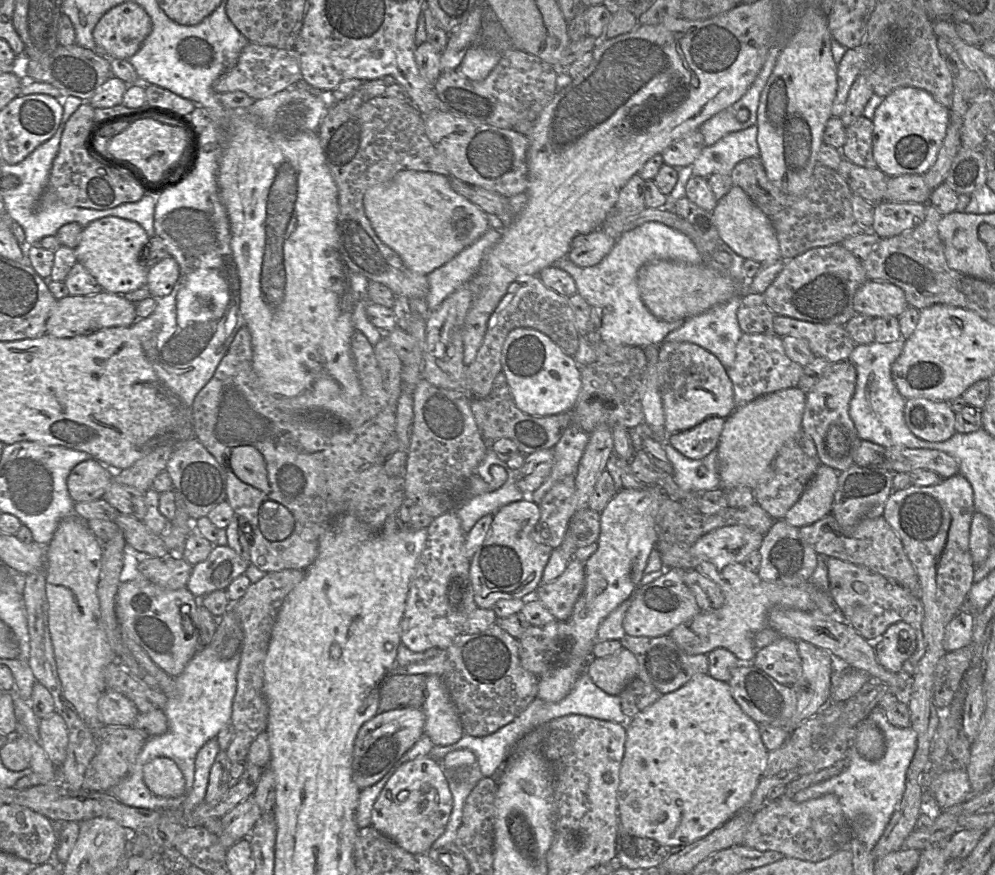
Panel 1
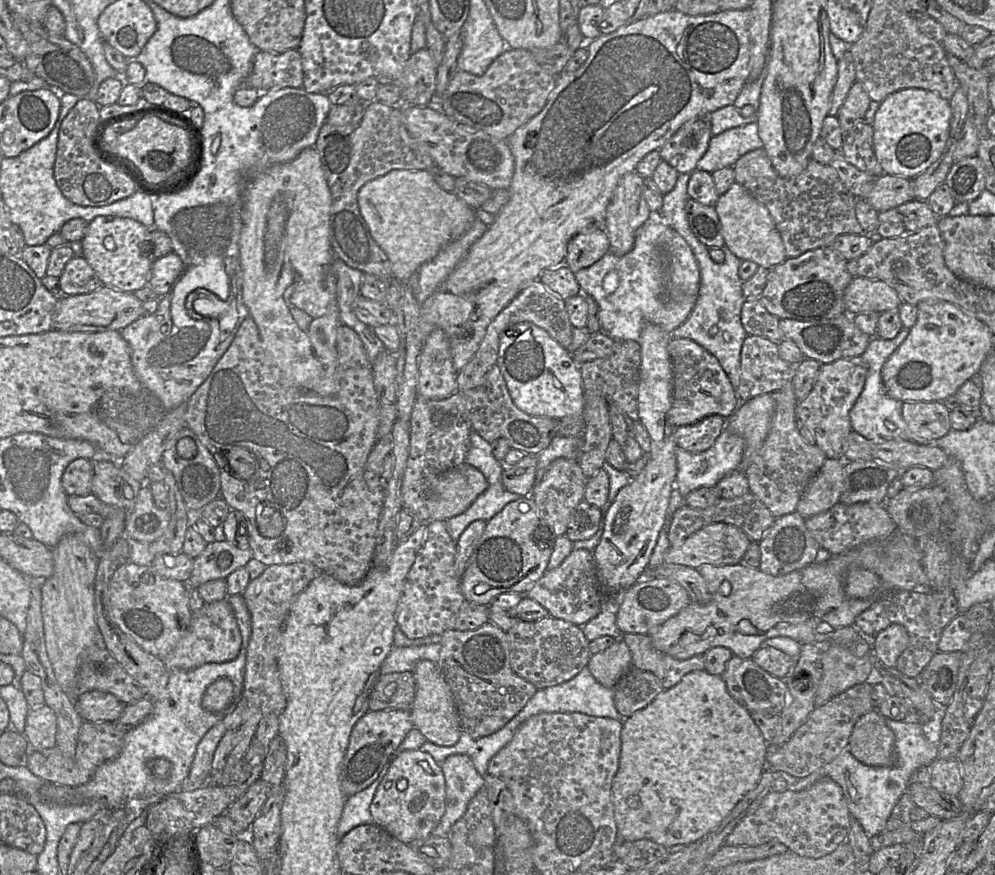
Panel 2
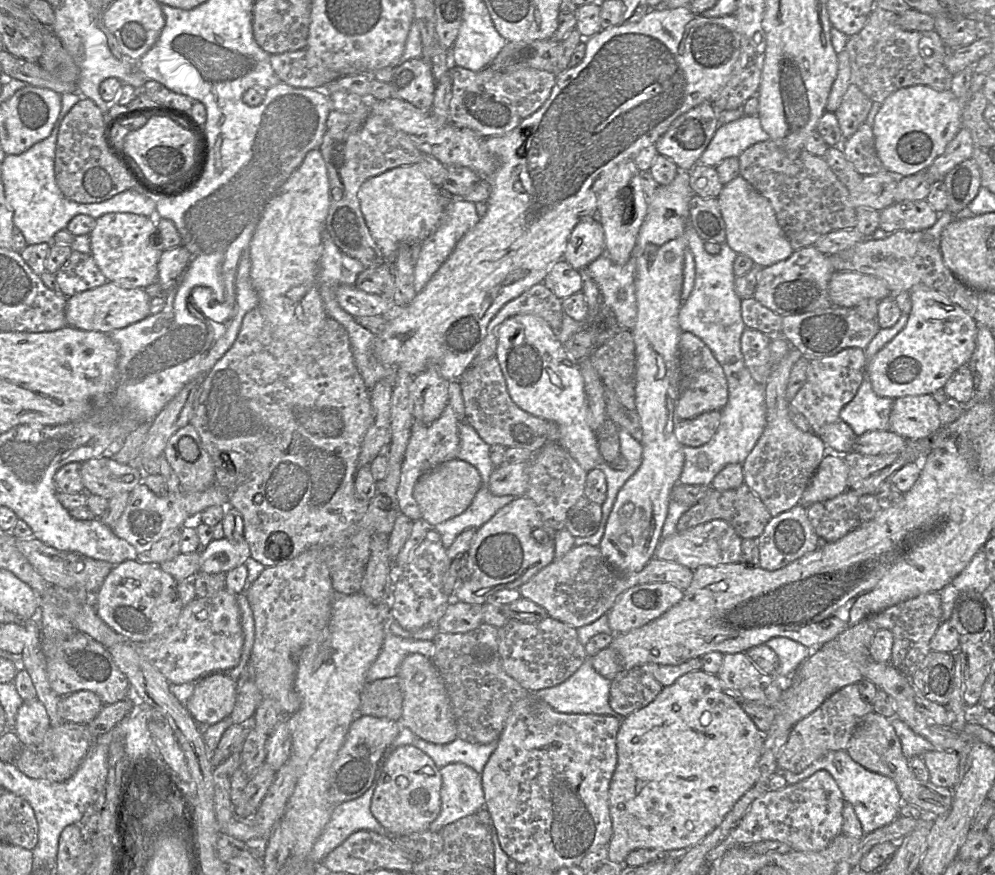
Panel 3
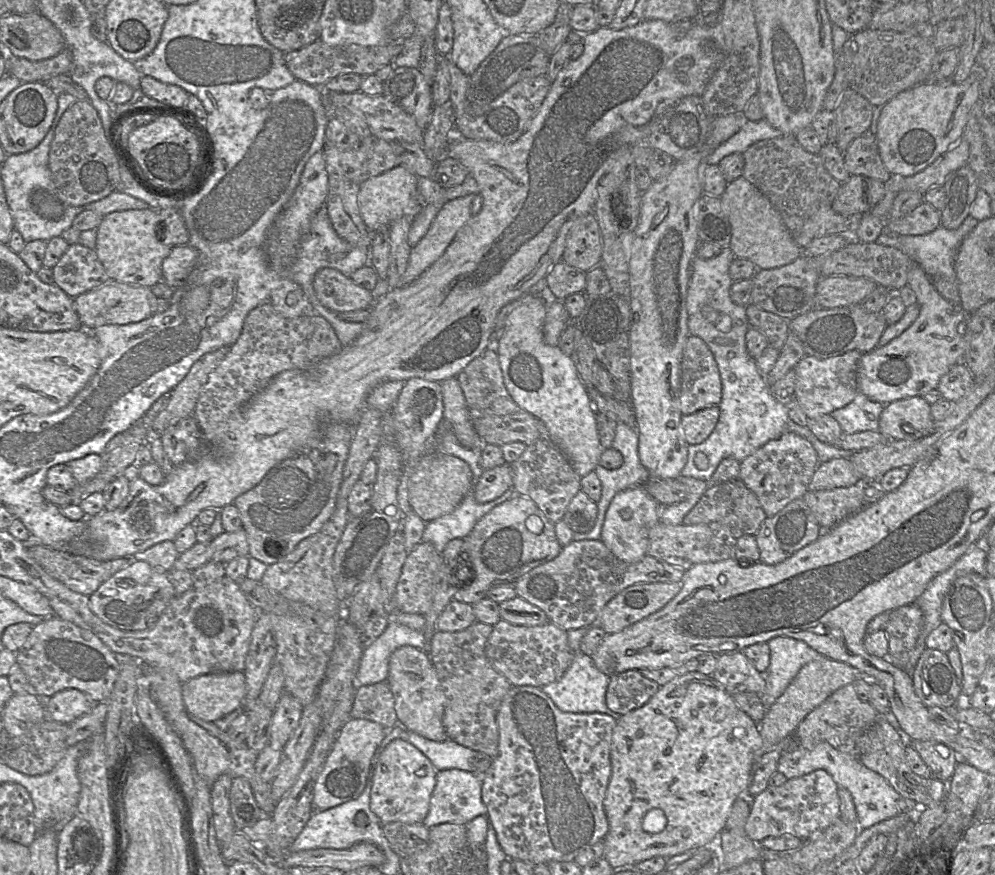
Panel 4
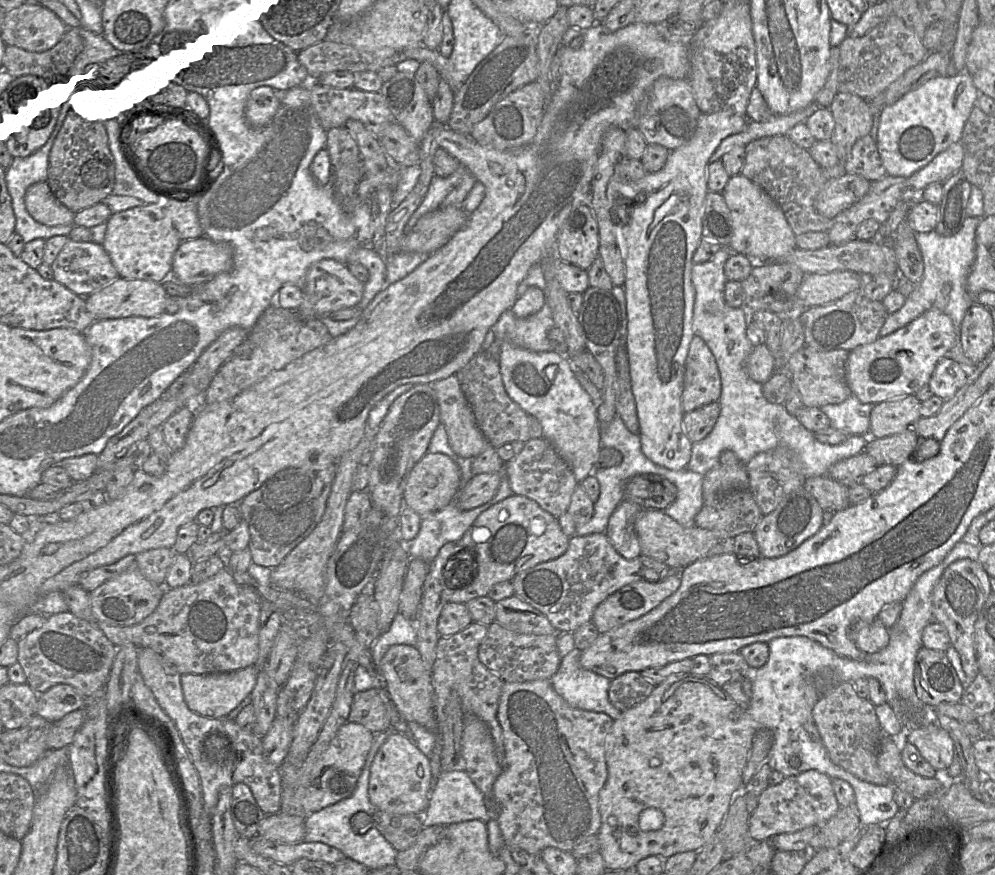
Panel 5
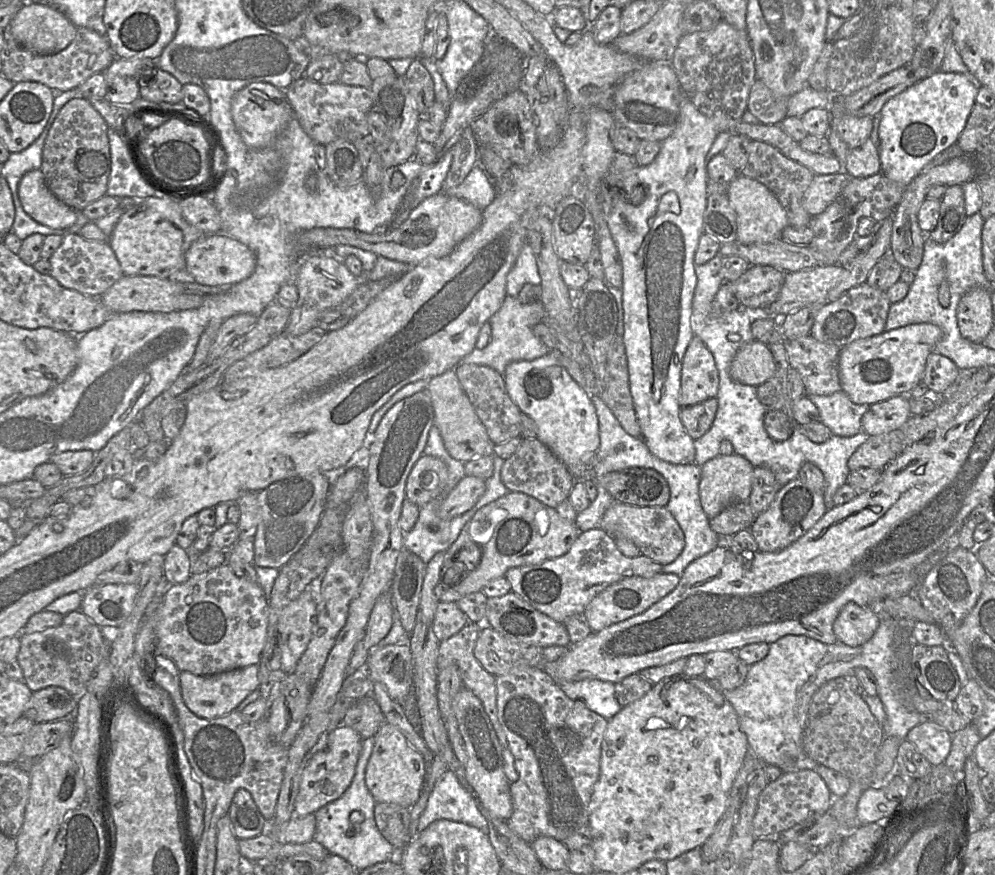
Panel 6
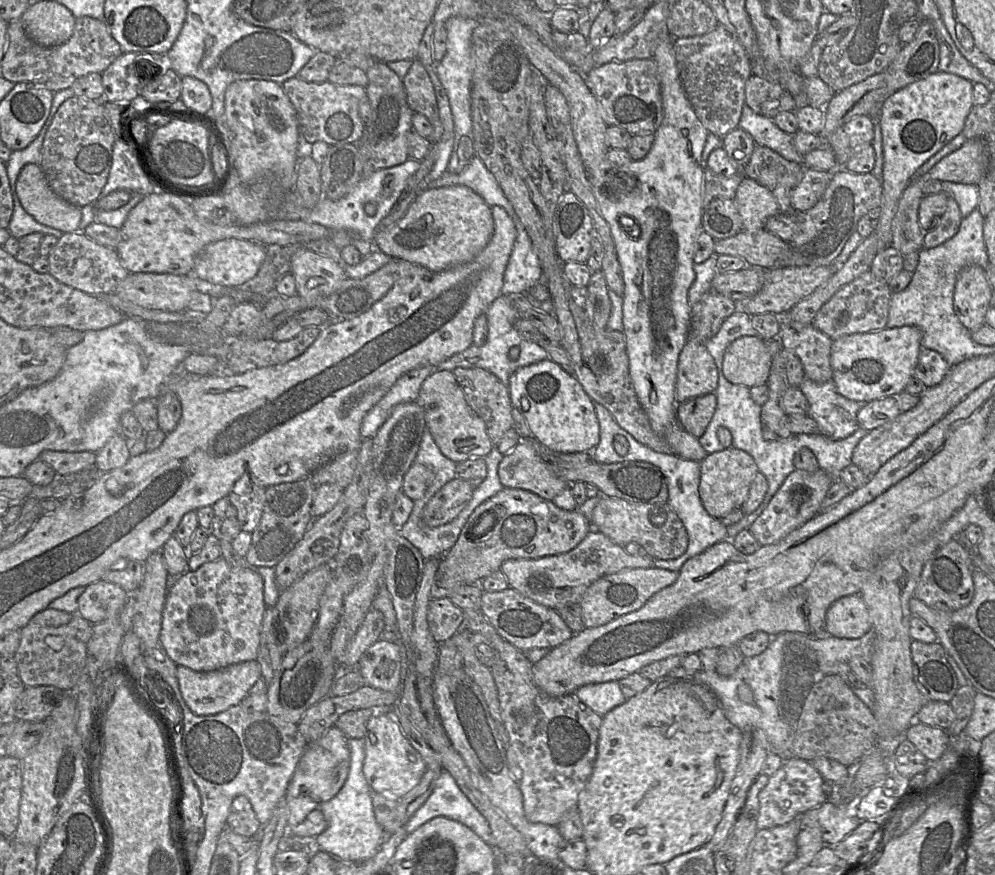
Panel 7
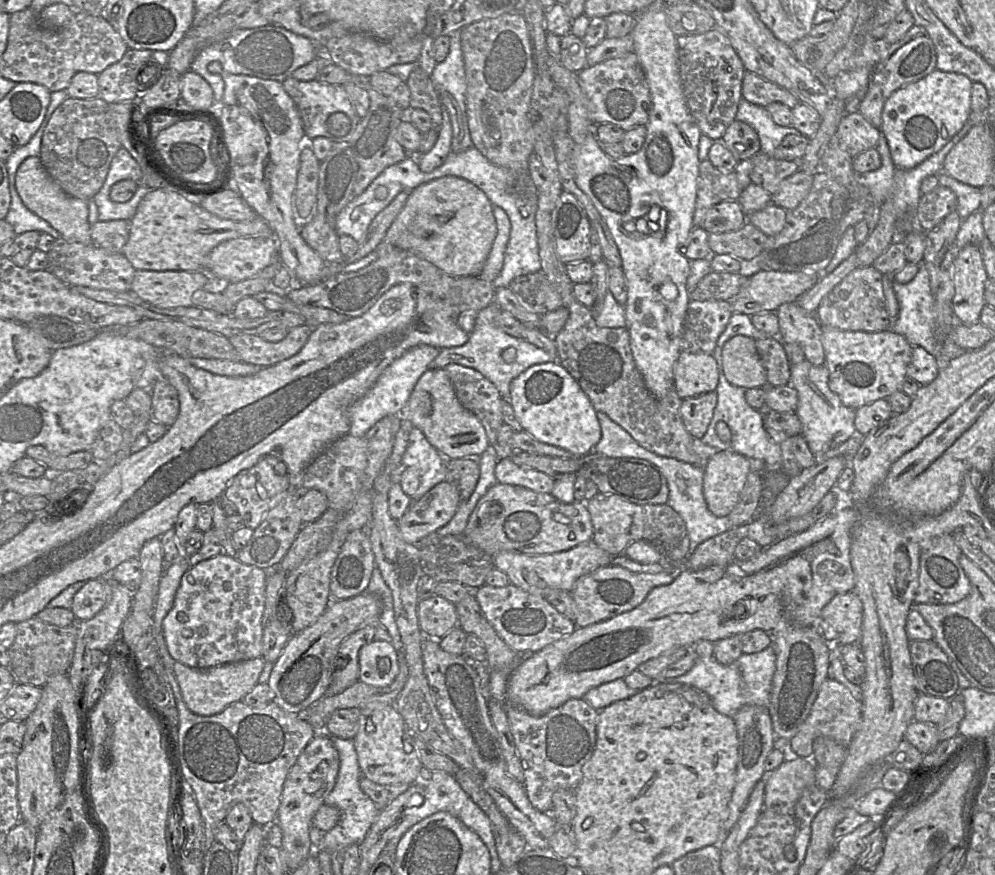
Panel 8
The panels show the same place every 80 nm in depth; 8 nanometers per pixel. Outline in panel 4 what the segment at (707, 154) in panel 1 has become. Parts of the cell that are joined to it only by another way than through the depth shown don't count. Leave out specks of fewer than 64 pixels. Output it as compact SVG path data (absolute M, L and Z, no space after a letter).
M745 120L738 132L721 143L711 154L704 164L718 164L722 158L732 153L743 153L752 144L769 138L779 137L782 132L773 127L767 120Z

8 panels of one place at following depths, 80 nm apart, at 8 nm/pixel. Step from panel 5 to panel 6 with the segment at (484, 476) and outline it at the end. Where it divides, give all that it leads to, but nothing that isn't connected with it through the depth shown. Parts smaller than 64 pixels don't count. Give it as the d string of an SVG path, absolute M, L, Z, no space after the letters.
M465 476L445 495L438 511L441 519L448 520L474 507L486 491L486 480Z

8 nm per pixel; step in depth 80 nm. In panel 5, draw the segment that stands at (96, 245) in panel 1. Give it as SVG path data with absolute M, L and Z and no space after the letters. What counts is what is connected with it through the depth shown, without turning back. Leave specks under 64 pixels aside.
M144 204L114 213L106 223L102 246L120 278L162 283L166 278L173 276L173 256L182 240L166 215L165 208L160 208L157 204Z

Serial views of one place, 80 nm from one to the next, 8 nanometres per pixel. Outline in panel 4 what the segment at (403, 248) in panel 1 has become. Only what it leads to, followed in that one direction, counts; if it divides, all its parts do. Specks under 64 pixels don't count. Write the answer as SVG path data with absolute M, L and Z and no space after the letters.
M396 166L364 181L358 191L358 206L363 221L371 233L406 215L416 216L422 209L418 198L417 176L403 166Z

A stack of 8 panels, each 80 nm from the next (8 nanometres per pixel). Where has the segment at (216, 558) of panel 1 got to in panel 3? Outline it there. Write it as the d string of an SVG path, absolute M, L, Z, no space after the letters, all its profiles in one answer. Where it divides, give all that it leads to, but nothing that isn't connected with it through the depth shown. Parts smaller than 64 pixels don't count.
M226 538L212 540L206 547L200 549L199 571L226 574L245 564L249 557L250 548L245 539L238 543L231 543Z

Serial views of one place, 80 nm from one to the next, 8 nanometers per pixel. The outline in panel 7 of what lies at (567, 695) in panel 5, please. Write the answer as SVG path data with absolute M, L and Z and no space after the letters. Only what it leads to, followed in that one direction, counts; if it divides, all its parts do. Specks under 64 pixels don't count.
M609 681L584 685L578 688L574 695L595 713L604 716L626 701L618 682Z

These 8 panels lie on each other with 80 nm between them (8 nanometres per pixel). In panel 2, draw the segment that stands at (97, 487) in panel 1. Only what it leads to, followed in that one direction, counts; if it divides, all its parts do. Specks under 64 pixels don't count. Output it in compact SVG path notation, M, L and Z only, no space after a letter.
M79 458L72 461L62 475L62 486L68 496L85 496L92 493L94 461Z

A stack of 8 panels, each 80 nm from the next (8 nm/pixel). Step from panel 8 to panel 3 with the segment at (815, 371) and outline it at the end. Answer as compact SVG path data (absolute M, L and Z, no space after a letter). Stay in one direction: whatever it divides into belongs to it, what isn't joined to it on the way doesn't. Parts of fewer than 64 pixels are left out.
M865 371L857 394L840 411L840 419L846 422L857 436L868 431L890 430L889 416L894 400L877 395Z

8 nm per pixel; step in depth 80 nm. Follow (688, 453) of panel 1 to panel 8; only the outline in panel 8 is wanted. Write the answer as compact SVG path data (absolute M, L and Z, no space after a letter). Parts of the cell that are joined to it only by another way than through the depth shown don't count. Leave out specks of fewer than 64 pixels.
M715 391L682 400L679 413L685 429L693 438L704 437L716 405Z

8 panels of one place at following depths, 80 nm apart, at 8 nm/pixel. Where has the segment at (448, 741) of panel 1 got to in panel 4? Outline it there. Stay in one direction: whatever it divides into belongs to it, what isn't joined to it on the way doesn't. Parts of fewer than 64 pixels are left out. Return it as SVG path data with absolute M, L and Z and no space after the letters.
M412 646L397 648L390 656L387 681L394 697L398 724L429 740L445 741L445 695L429 655Z

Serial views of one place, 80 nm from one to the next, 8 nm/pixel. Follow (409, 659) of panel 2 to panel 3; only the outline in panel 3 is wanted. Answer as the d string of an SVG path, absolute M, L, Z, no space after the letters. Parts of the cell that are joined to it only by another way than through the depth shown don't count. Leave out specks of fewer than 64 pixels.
M387 631L381 651L366 673L367 682L396 676L404 658L413 653L432 659L435 644L432 640L406 639Z

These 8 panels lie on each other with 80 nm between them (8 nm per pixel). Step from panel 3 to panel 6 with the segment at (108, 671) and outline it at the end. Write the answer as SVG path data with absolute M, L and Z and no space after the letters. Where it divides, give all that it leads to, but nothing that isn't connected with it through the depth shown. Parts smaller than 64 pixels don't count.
M81 611L63 616L59 626L31 634L22 634L17 661L23 671L23 681L32 692L48 686L59 686L73 696L82 696L92 672L103 659L109 658L109 642L102 629Z

